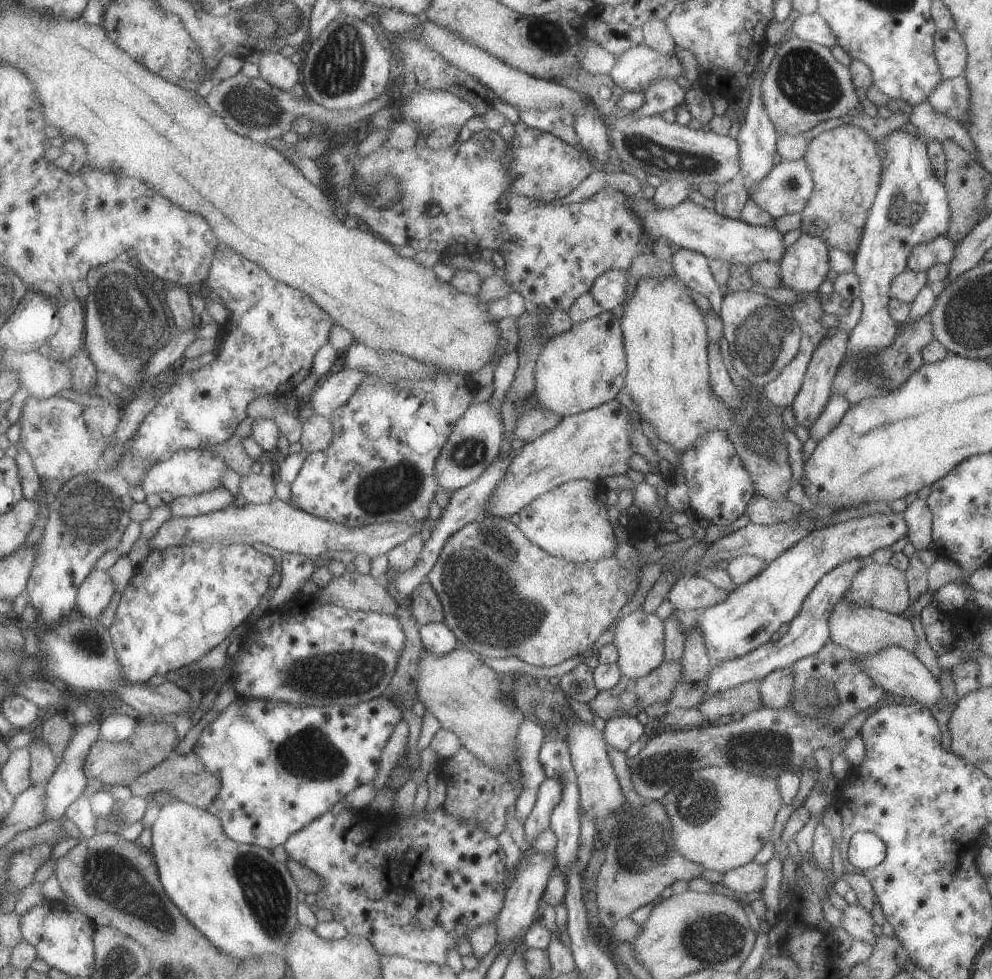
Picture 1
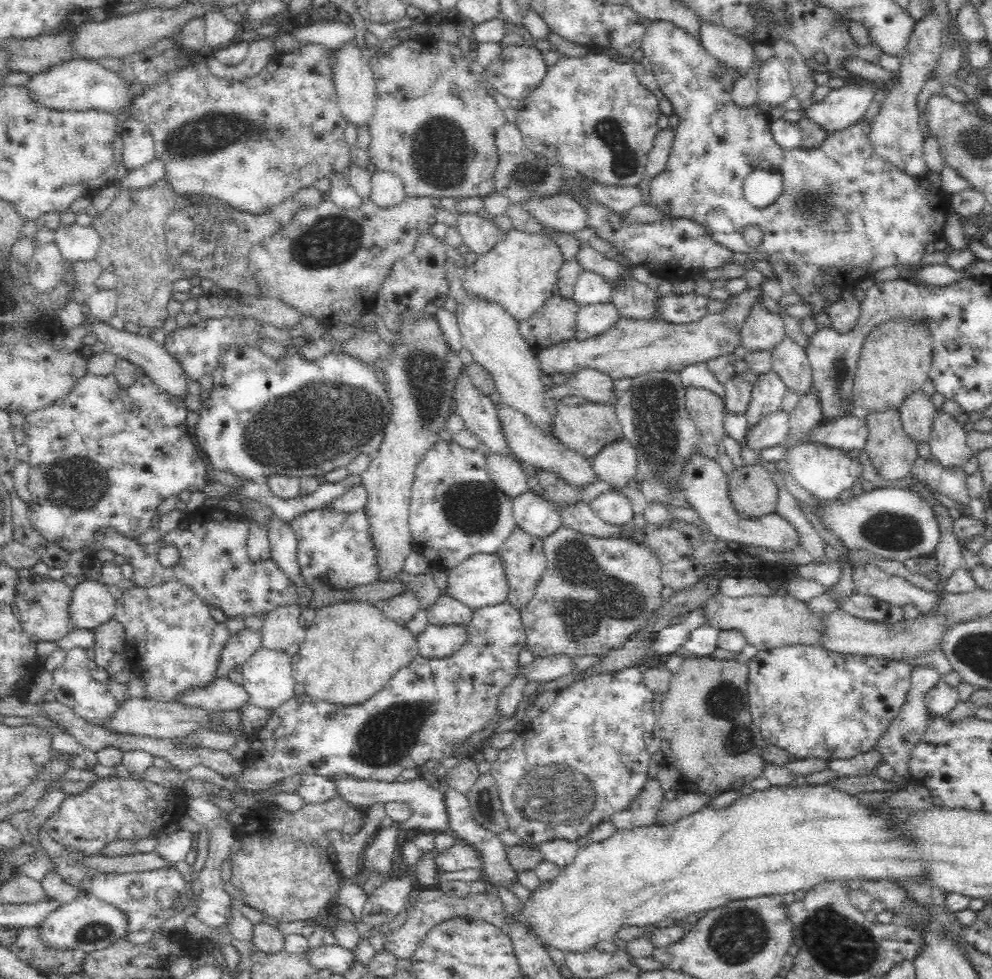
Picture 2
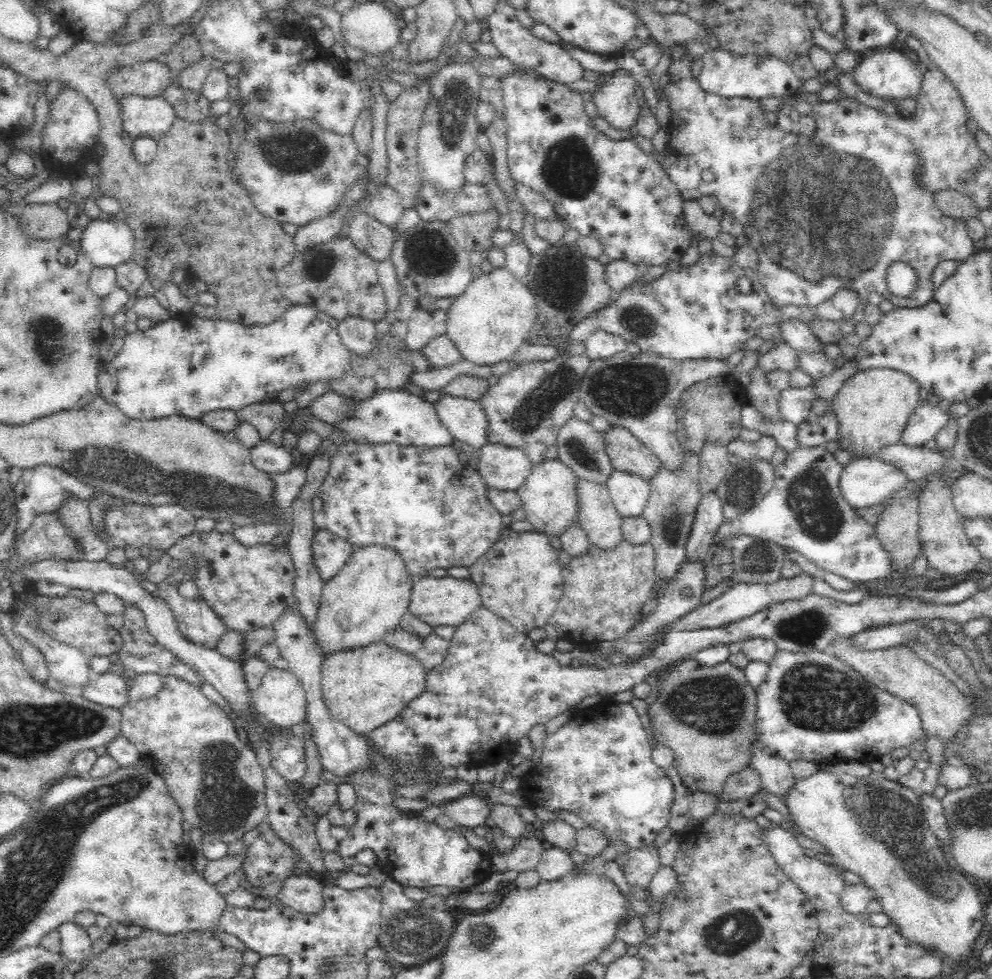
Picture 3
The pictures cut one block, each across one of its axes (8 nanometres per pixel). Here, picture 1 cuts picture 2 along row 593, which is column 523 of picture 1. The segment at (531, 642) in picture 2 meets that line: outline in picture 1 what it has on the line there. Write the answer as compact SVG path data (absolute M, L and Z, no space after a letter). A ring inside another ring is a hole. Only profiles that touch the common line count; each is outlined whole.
M487 516L485 519L470 523L463 529L460 529L447 542L437 565L428 575L427 580L435 588L435 591L441 598L444 614L446 615L446 624L455 632L459 641L463 642L469 650L473 650L481 654L484 660L506 659L516 657L517 659L536 666L551 667L569 660L579 657L580 654L591 649L594 642L607 629L611 627L623 605L630 600L641 576L640 564L635 574L629 574L616 562L614 556L603 558L599 561L586 561L585 563L568 562L560 557L549 554L539 545L534 544L529 538L510 520Z

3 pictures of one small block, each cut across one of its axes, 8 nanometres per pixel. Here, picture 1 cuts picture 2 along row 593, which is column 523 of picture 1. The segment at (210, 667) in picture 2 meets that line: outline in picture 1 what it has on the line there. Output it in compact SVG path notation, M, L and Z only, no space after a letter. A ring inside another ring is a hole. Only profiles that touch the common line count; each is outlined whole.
M522 118L515 124L515 136L511 144L513 189L525 197L545 203L559 201L571 194L592 171L585 152L579 152L552 133L535 129Z

